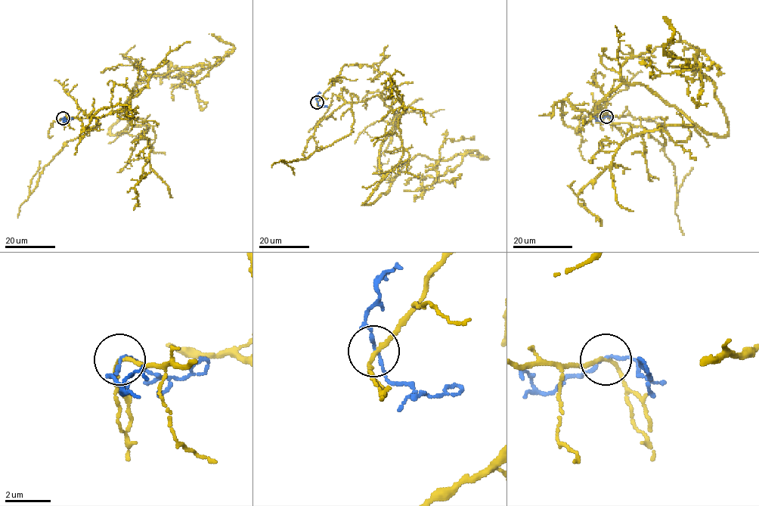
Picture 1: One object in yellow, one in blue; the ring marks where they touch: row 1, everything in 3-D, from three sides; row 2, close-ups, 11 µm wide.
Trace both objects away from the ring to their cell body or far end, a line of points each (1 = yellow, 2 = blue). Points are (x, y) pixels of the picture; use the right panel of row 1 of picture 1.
1: (606, 116), (562, 103), (674, 41), (700, 66), (649, 77), (651, 45)
2: (606, 116), (599, 121), (595, 119)

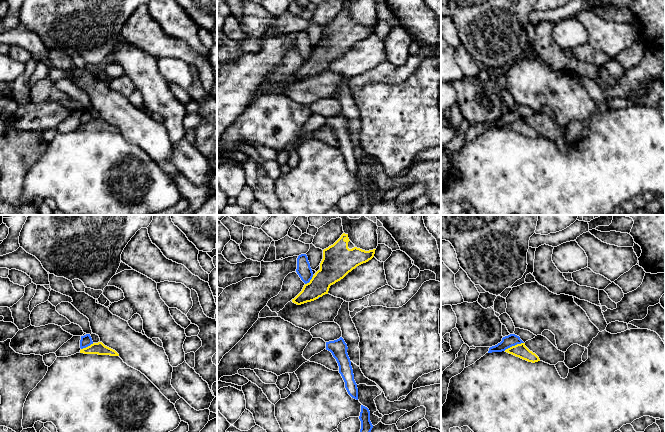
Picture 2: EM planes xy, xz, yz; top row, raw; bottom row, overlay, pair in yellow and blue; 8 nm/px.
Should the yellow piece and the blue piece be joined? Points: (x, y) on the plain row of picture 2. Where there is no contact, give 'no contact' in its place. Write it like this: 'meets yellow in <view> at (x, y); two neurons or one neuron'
meets yellow in yz at (513, 122); two neurons

